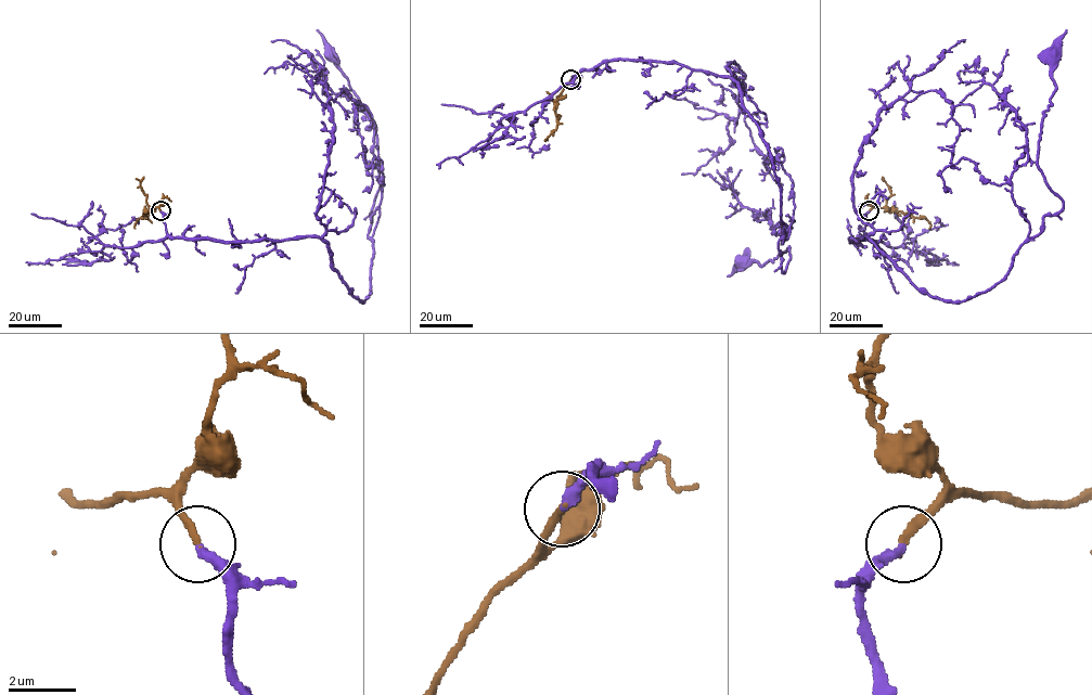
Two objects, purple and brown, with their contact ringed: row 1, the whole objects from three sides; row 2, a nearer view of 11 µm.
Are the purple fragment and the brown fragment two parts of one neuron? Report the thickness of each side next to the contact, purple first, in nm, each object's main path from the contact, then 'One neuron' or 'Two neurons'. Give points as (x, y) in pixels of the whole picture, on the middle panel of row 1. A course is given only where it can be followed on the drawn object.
Thickness 280 nm (purple) against 220 nm. Course of purple: (572, 79), (629, 60), (737, 84), (780, 189), (783, 273), (791, 257), (788, 247), (761, 266), (741, 260). Course of brown: (572, 79), (556, 101), (557, 127), (544, 139). One neuron

